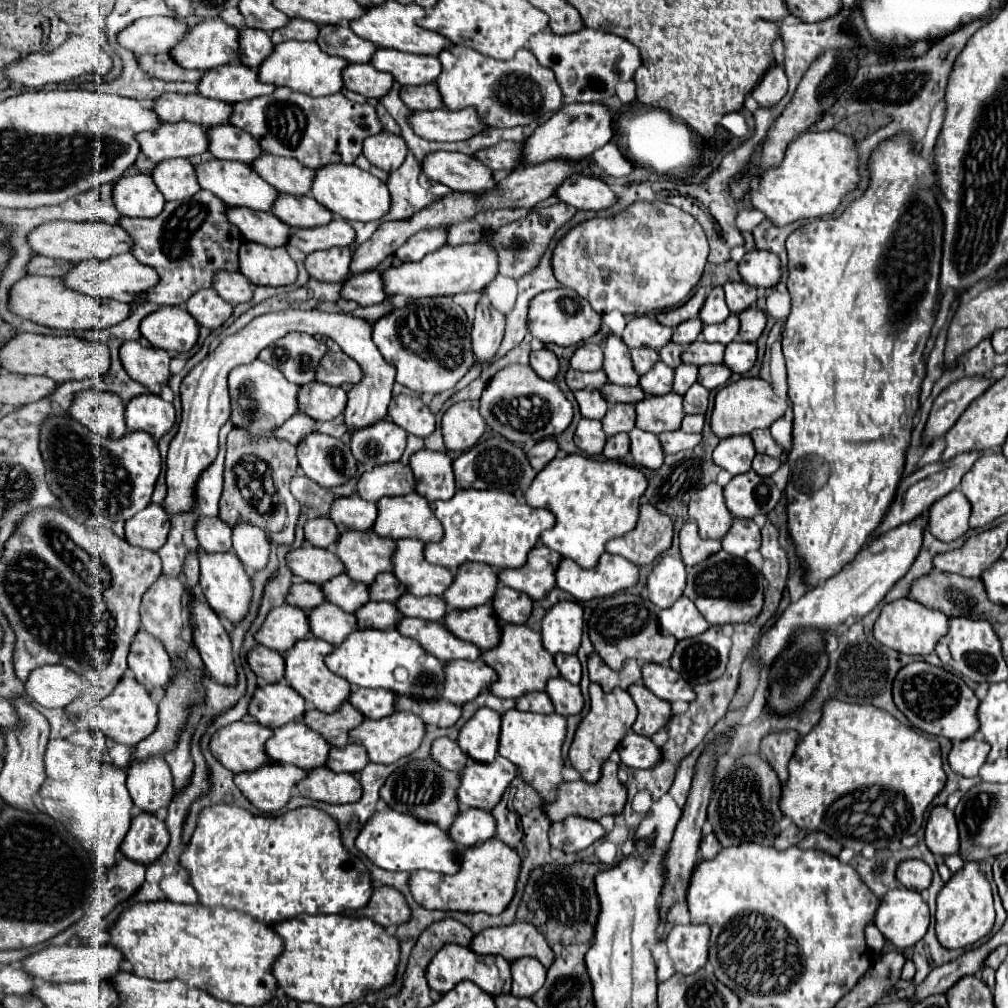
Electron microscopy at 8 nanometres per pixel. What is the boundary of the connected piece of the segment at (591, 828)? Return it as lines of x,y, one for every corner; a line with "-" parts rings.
568,817
562,823
554,823
550,829
550,843
556,849
566,853
578,853
592,843
600,841
606,835
606,829
598,821
582,819
582,817

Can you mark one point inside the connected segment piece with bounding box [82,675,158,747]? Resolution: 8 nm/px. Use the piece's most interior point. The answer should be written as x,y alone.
129,714

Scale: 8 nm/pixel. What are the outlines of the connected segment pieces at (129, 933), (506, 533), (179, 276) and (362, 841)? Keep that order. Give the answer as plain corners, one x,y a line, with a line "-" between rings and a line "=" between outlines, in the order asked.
154,901
154,903
136,903
126,909
116,925
110,929
112,945
118,947
126,961
134,965
134,973
138,977
148,977
154,981
168,981
180,979
190,987
200,987
212,993
214,997
228,1001
232,1005
246,1005
246,1007
262,1007
270,1003
276,995
278,983
272,975
274,961
282,955
284,941
278,937
272,925
264,921
254,921
254,917
234,911
216,907
210,909
206,905
182,905
172,901
=
462,489
450,501
434,501
430,505
444,527
444,539
426,543
424,557
434,565
456,571
470,561
482,561
496,569
522,567
528,553
536,547
540,533
554,527
554,515
548,509
534,509
516,501
512,493
504,491
476,491
=
198,191
192,199
186,201
170,201
166,203
164,211
158,217
152,219
134,219
134,217
122,217
120,225
130,233
134,239
132,255
140,261
150,265
158,271
160,283
144,297
146,301
160,303
160,305
184,305
190,295
194,295
200,289
212,287
212,277
218,271
238,271
238,245
242,245
244,237
236,225
230,225
226,217
226,205
214,197
214,193
=
376,811
376,815
364,825
356,837
356,847
378,867
388,871
408,871
418,869
436,871
444,875
458,873
458,853
454,841
438,825
430,825
396,811

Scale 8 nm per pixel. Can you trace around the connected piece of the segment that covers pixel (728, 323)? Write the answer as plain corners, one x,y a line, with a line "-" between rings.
730,315
724,323
718,323
718,325
706,325
706,327
702,329
702,337
704,337
706,341
710,341
710,343
718,341
718,343
728,345
730,341
736,339
738,329
740,329
738,315

